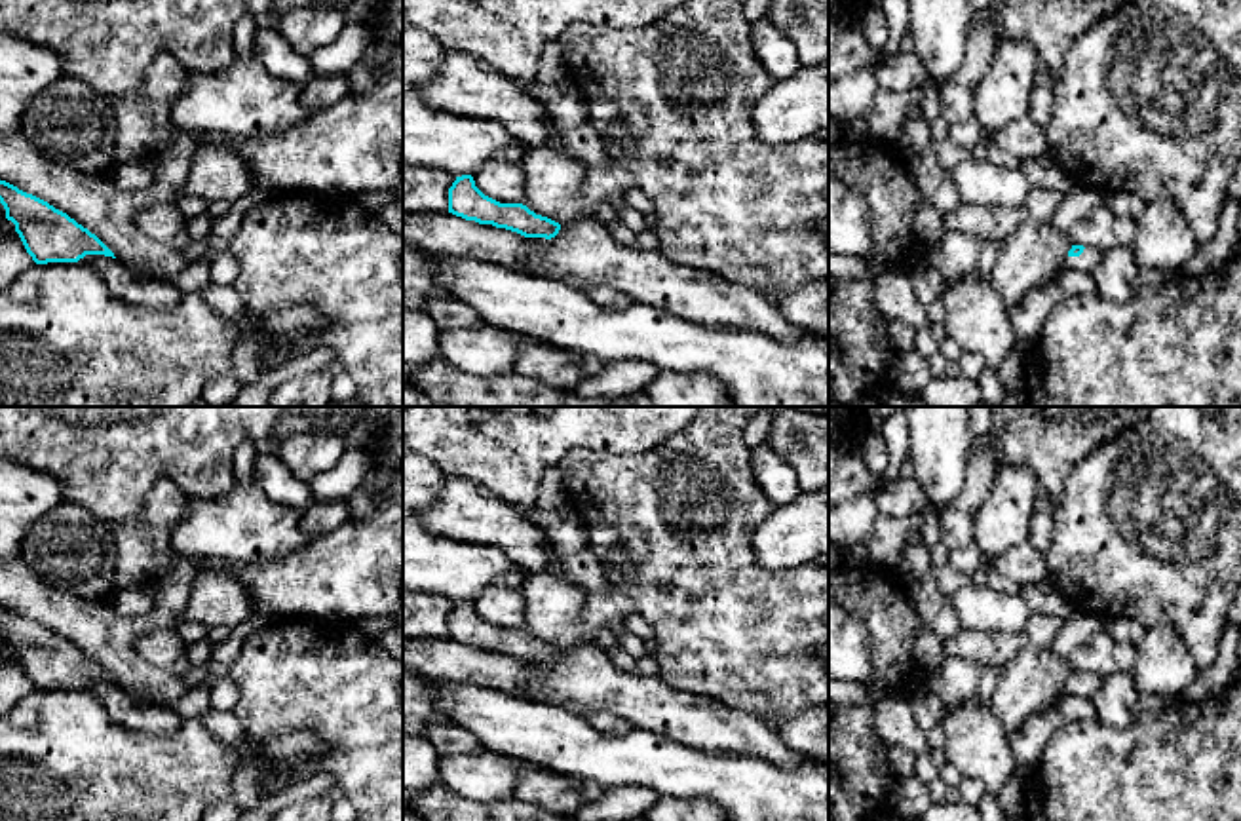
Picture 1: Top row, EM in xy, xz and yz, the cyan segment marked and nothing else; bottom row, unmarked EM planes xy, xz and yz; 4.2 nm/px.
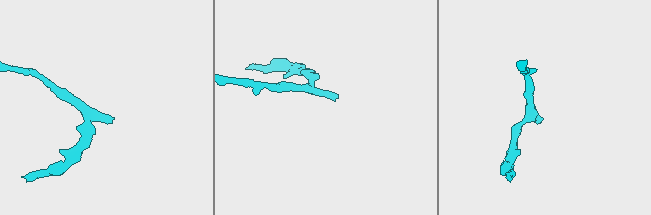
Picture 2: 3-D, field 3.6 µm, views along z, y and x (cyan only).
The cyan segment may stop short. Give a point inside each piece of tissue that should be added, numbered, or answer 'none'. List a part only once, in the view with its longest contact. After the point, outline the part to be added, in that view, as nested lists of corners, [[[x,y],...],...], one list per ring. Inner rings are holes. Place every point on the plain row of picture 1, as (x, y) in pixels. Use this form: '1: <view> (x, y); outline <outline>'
1: yz (1088, 687); outline [[[1085,673],[1079,682],[1068,682],[1066,692],[1072,696],[1087,697],[1091,699],[1098,688],[1102,678],[1095,673]]]

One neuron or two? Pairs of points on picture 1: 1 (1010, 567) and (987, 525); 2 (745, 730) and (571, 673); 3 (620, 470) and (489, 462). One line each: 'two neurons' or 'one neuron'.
1: two neurons
2: one neuron
3: two neurons

